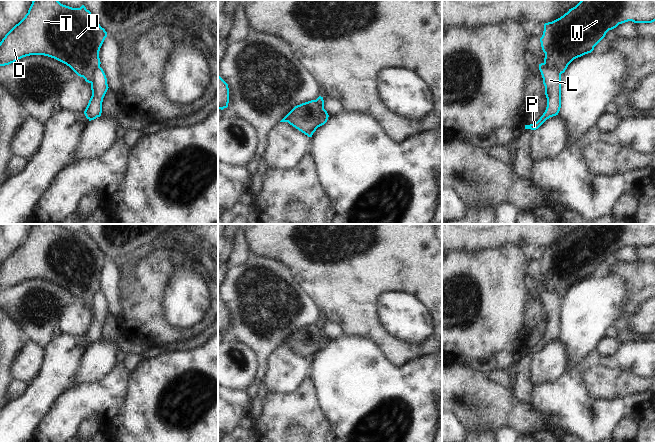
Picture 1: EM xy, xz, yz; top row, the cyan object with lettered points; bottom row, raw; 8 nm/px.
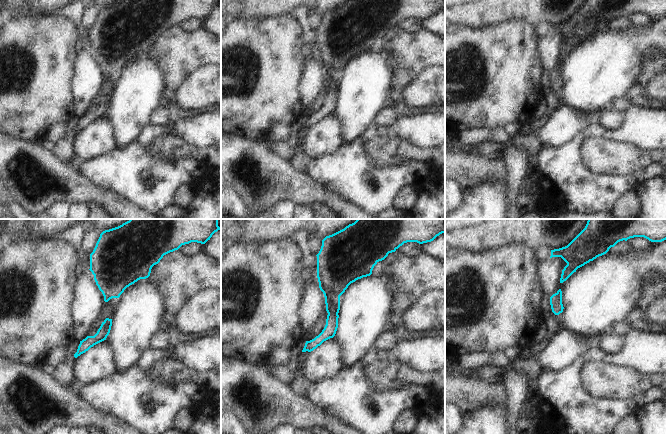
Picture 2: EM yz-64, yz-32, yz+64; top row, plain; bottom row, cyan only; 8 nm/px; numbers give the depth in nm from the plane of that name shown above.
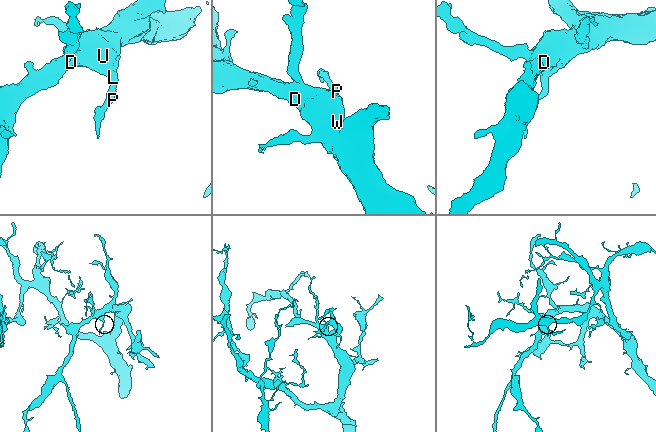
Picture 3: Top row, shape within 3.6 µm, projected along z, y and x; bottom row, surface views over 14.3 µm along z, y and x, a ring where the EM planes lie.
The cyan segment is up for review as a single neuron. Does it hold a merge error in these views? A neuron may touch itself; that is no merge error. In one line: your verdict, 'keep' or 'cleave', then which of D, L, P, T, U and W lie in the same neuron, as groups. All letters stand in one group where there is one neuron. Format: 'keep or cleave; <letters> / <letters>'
cleave; D T U W / L P

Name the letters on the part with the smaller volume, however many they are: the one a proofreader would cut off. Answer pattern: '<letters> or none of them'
L, P

